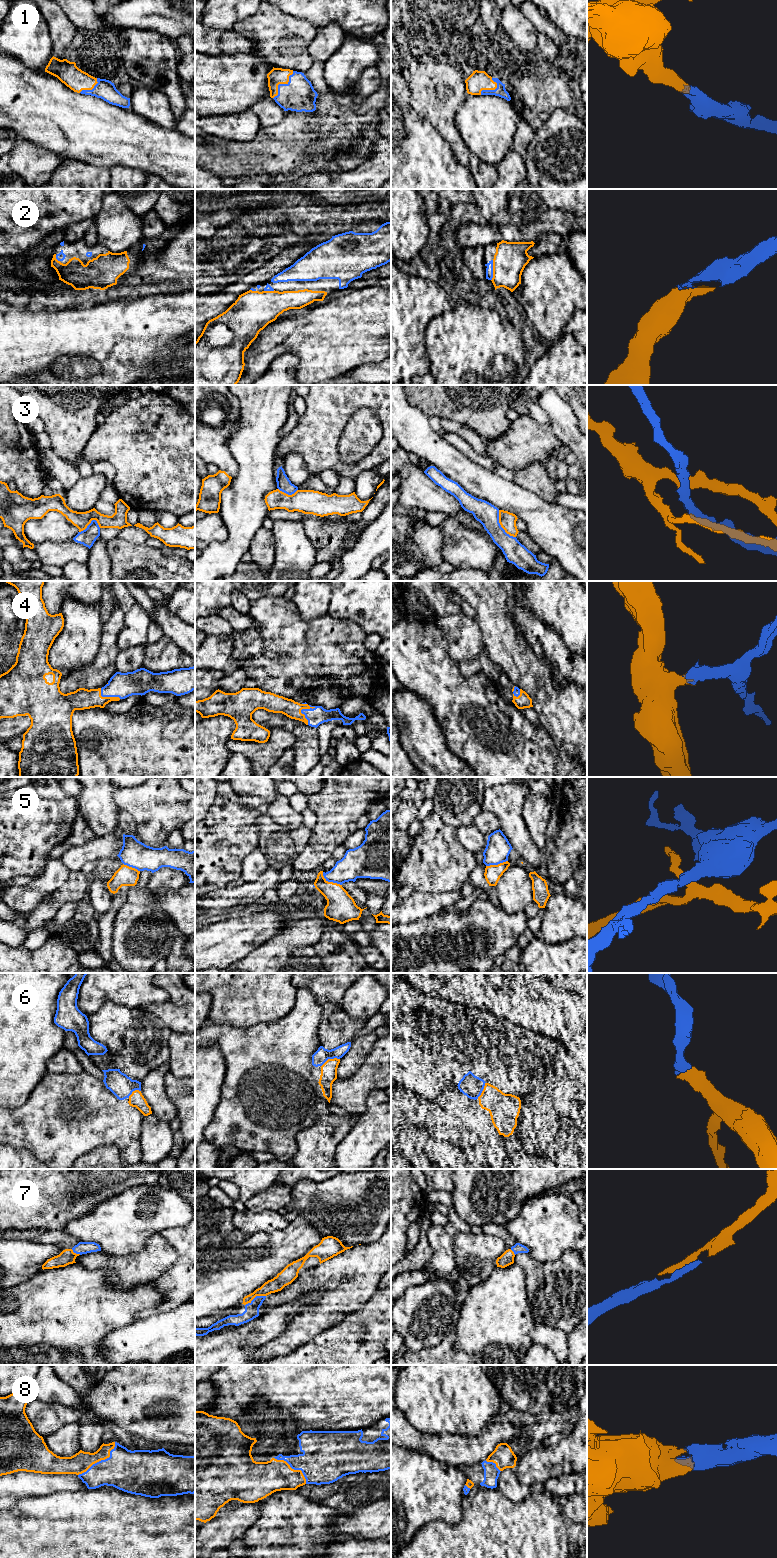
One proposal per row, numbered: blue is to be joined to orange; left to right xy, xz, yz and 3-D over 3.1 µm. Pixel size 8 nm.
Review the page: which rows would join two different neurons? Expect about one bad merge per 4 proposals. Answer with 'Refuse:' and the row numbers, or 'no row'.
Refuse: 3, 5

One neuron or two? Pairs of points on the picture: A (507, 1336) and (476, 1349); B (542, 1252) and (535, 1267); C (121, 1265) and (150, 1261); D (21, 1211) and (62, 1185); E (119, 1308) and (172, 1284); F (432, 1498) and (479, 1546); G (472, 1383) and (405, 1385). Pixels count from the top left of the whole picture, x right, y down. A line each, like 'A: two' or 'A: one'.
A: one
B: two
C: one
D: one
E: two
F: two
G: one

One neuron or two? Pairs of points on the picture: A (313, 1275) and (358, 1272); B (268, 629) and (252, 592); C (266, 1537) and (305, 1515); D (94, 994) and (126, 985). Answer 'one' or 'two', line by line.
A: one
B: two
C: one
D: one

